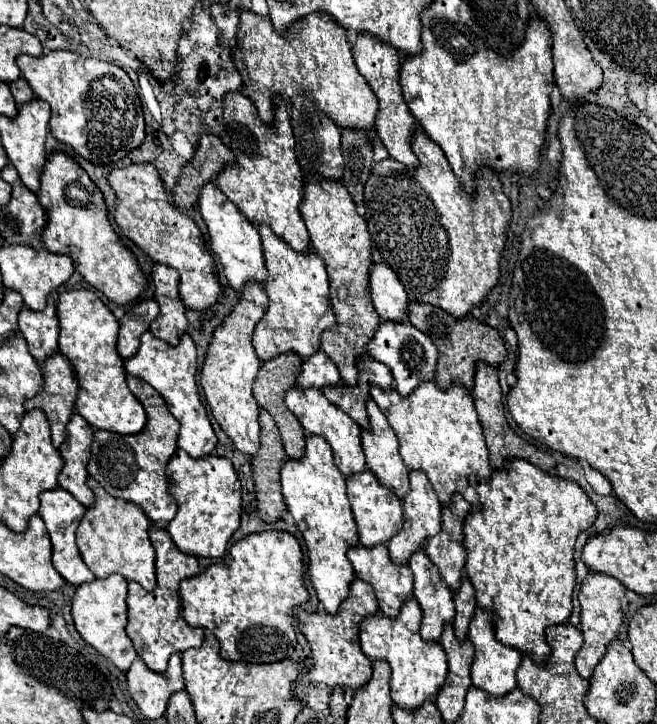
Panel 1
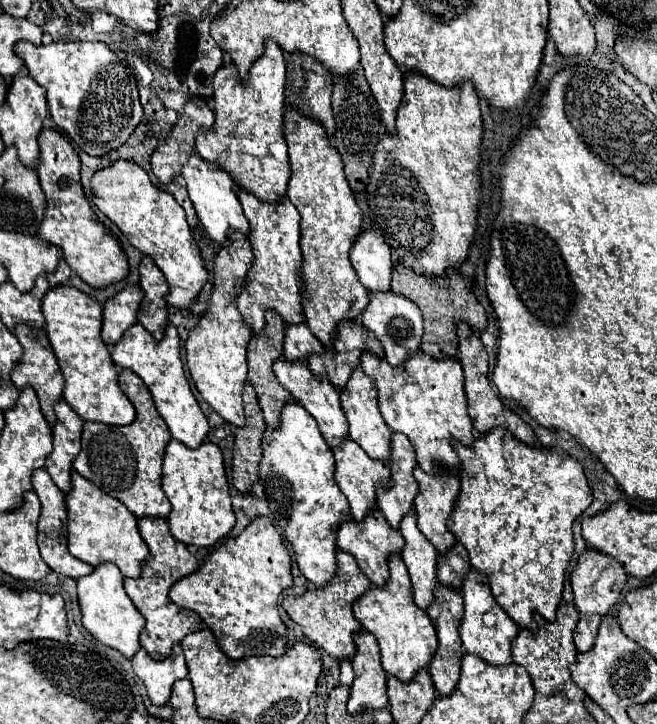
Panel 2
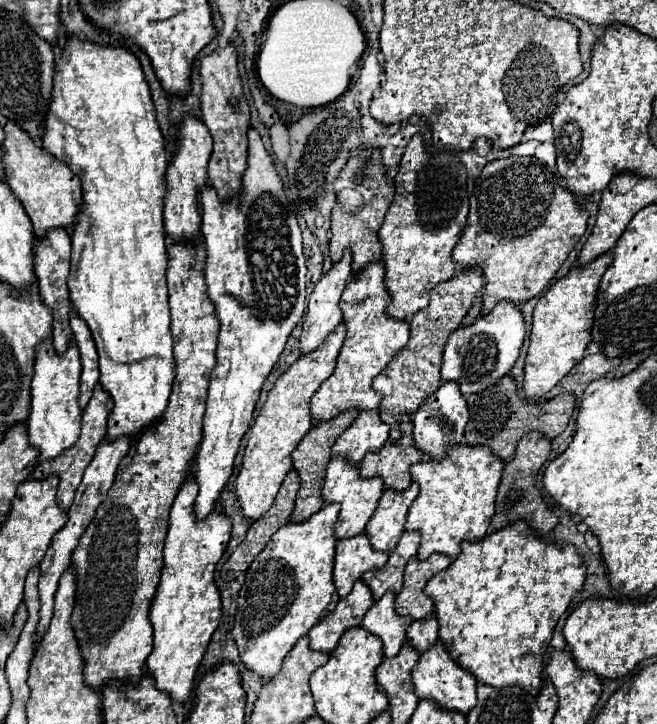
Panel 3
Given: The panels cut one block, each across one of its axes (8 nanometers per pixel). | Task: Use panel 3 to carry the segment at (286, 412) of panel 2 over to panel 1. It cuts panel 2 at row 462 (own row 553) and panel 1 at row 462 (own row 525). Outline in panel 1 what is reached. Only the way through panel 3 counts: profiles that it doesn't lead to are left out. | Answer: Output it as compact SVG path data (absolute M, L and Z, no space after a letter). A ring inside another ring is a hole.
M306 436L306 454L300 460L286 458L282 466L282 494L288 512L294 516L298 530L304 536L308 548L308 570L312 586L316 588L318 600L324 604L326 612L336 616L342 600L350 594L352 580L356 572L346 556L346 552L358 544L356 520L346 496L346 478L334 464L334 454L330 444L320 436Z

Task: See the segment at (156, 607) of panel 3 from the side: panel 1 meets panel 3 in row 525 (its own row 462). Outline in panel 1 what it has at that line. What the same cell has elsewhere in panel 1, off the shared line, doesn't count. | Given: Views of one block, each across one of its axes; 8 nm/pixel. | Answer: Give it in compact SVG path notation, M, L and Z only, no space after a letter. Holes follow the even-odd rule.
M178 450L166 468L170 494L178 502L178 514L168 524L168 534L180 552L206 558L222 558L228 550L232 534L240 526L242 490L234 466L228 458L206 456L194 460L184 450Z

